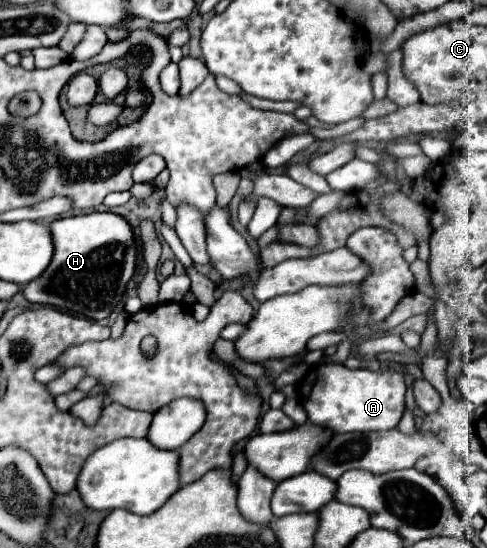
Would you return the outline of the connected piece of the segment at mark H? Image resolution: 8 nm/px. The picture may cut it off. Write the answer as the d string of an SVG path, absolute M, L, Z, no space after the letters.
M112 212L60 218L50 224L54 256L42 276L22 288L30 304L56 306L76 316L104 320L122 300L128 280L136 268L136 246L128 222Z

